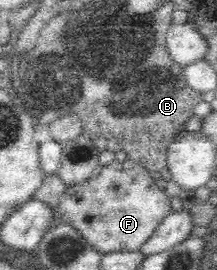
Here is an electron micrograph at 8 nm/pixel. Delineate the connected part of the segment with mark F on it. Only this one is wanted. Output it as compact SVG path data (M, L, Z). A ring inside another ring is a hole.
M127 157L121 162L112 160L107 164L99 164L94 173L82 183L67 186L62 195L57 210L58 220L74 227L80 235L98 253L105 254L111 251L138 251L150 239L150 236L162 223L162 219L172 210L170 197L165 189L158 187L156 179L150 175L150 170L135 159Z

